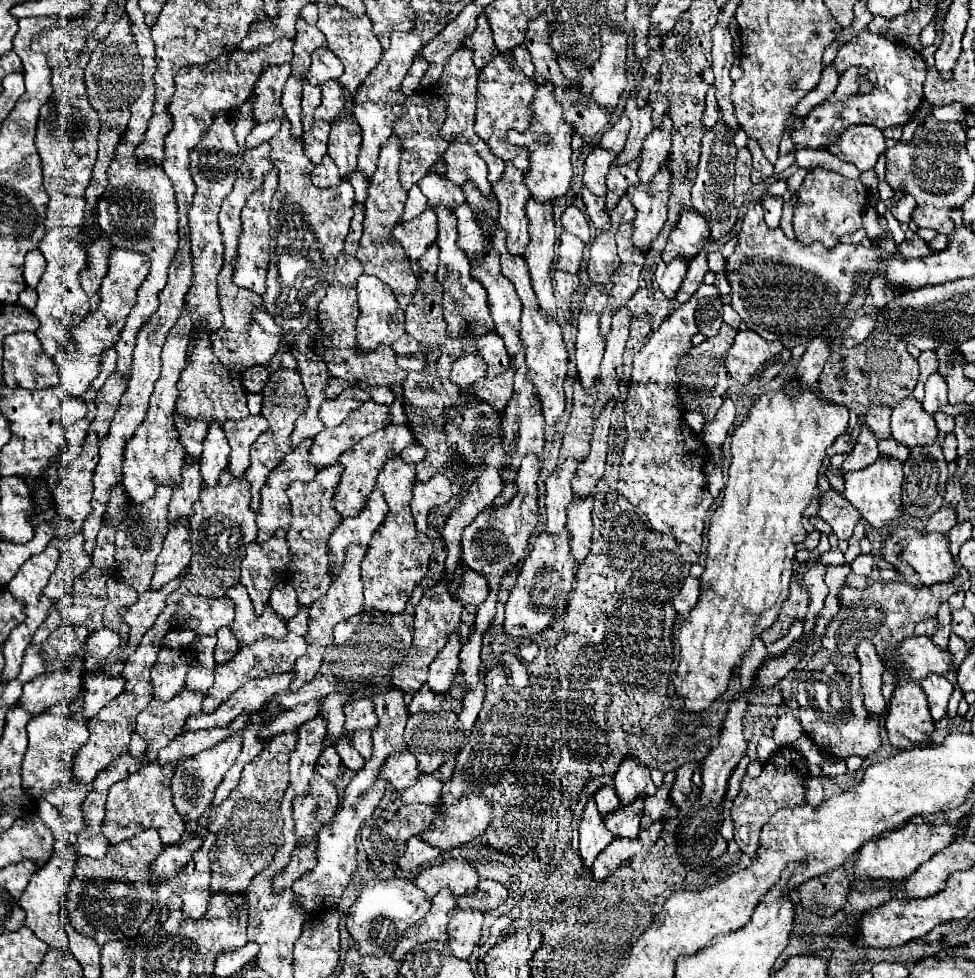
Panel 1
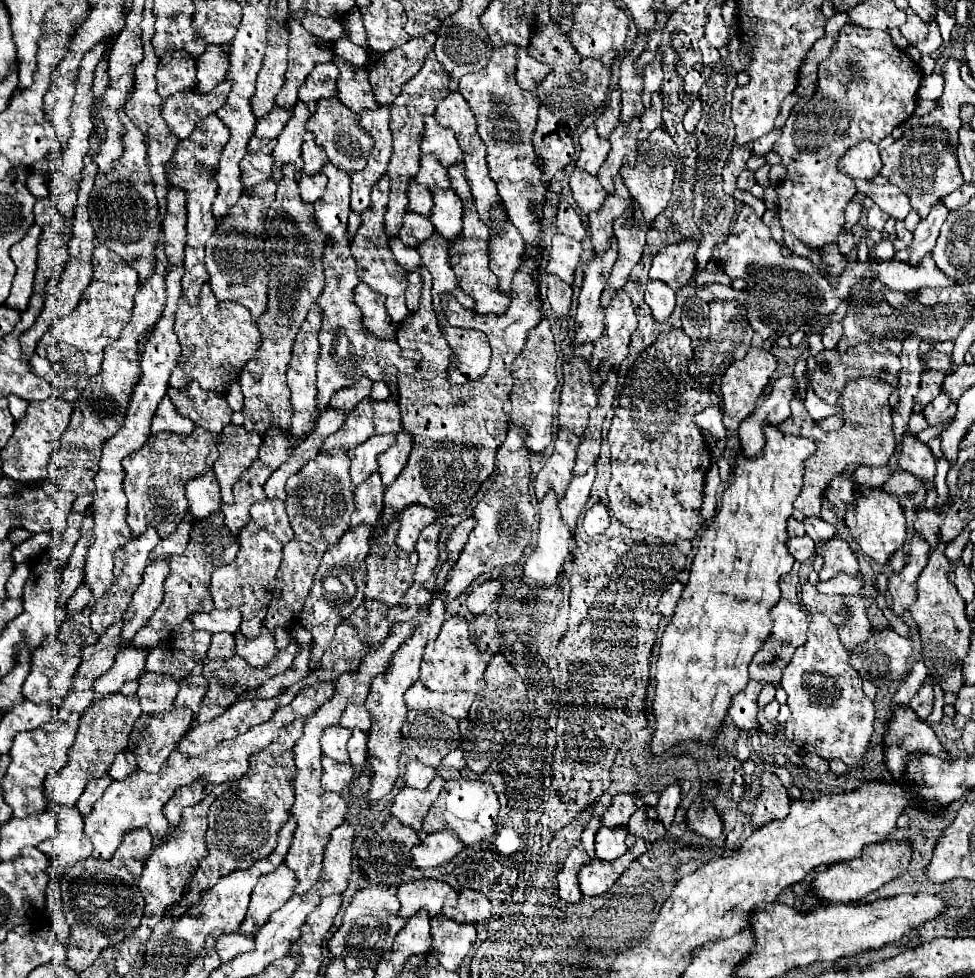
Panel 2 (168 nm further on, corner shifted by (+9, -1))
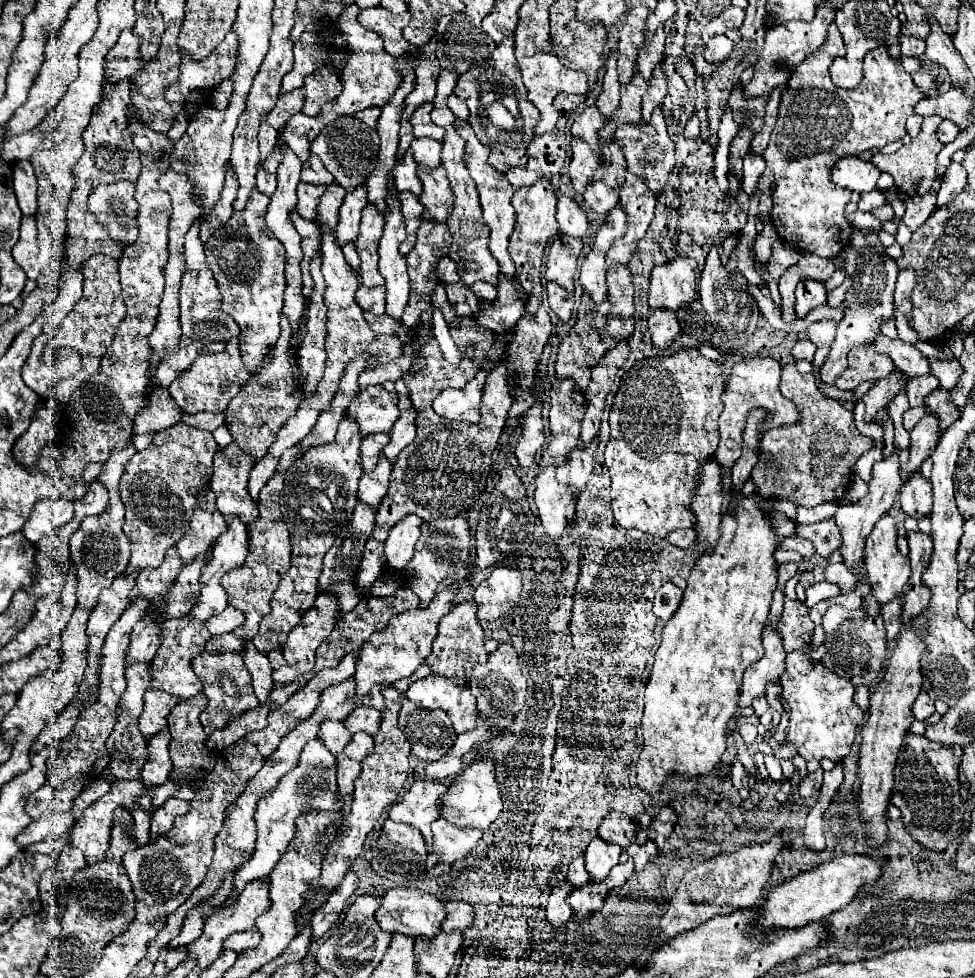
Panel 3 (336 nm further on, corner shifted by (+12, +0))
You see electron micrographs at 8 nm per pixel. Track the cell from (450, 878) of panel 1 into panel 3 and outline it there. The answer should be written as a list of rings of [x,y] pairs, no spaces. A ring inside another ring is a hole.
[[[393,888],[393,890],[387,890],[385,896],[381,898],[381,906],[375,912],[375,920],[381,926],[381,930],[385,930],[389,934],[433,938],[433,936],[439,934],[441,920],[445,918],[445,908],[443,906],[445,906],[443,902],[439,902],[437,898],[433,898],[431,894],[425,894],[421,890]]]

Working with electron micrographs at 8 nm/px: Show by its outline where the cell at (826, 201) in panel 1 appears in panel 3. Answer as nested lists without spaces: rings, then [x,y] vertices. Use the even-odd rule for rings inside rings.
[[[835,24],[829,26],[825,44],[817,52],[819,60],[811,56],[787,68],[791,76],[783,90],[777,124],[763,150],[763,158],[775,174],[771,222],[777,234],[799,250],[821,258],[837,258],[849,246],[853,228],[843,212],[849,194],[829,180],[831,168],[845,156],[857,156],[869,148],[883,148],[901,140],[907,134],[905,120],[915,112],[915,104],[925,94],[903,66],[887,54],[885,46],[865,56],[864,77],[855,90],[837,88],[829,76],[831,62],[843,54],[843,40]]]

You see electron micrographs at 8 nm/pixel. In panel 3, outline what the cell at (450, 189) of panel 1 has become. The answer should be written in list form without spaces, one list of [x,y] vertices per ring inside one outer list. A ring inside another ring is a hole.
[[[415,138],[415,140],[411,142],[411,148],[413,148],[415,162],[417,162],[419,166],[437,168],[437,166],[441,164],[441,148],[443,148],[443,142],[441,142],[441,140]]]

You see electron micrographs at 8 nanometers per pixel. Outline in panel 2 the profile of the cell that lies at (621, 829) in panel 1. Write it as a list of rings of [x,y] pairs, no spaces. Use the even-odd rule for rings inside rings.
[[[600,827],[596,833],[596,857],[604,861],[614,861],[628,851],[626,847],[628,827]]]

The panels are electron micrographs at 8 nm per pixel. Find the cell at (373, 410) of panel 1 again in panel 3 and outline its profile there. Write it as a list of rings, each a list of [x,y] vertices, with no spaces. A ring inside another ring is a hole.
[[[369,386],[357,392],[357,398],[347,408],[347,414],[355,418],[361,434],[389,432],[399,418],[397,400],[383,386]]]

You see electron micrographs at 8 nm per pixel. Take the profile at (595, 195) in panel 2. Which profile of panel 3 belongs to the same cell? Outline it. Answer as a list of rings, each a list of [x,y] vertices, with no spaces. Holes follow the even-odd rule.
[[[575,136],[571,140],[571,150],[573,150],[573,158],[569,164],[569,178],[571,178],[571,184],[575,186],[575,190],[579,194],[583,194],[587,184],[593,178],[593,172],[599,166],[599,154],[593,152],[587,142],[583,142],[581,138],[575,138]]]

